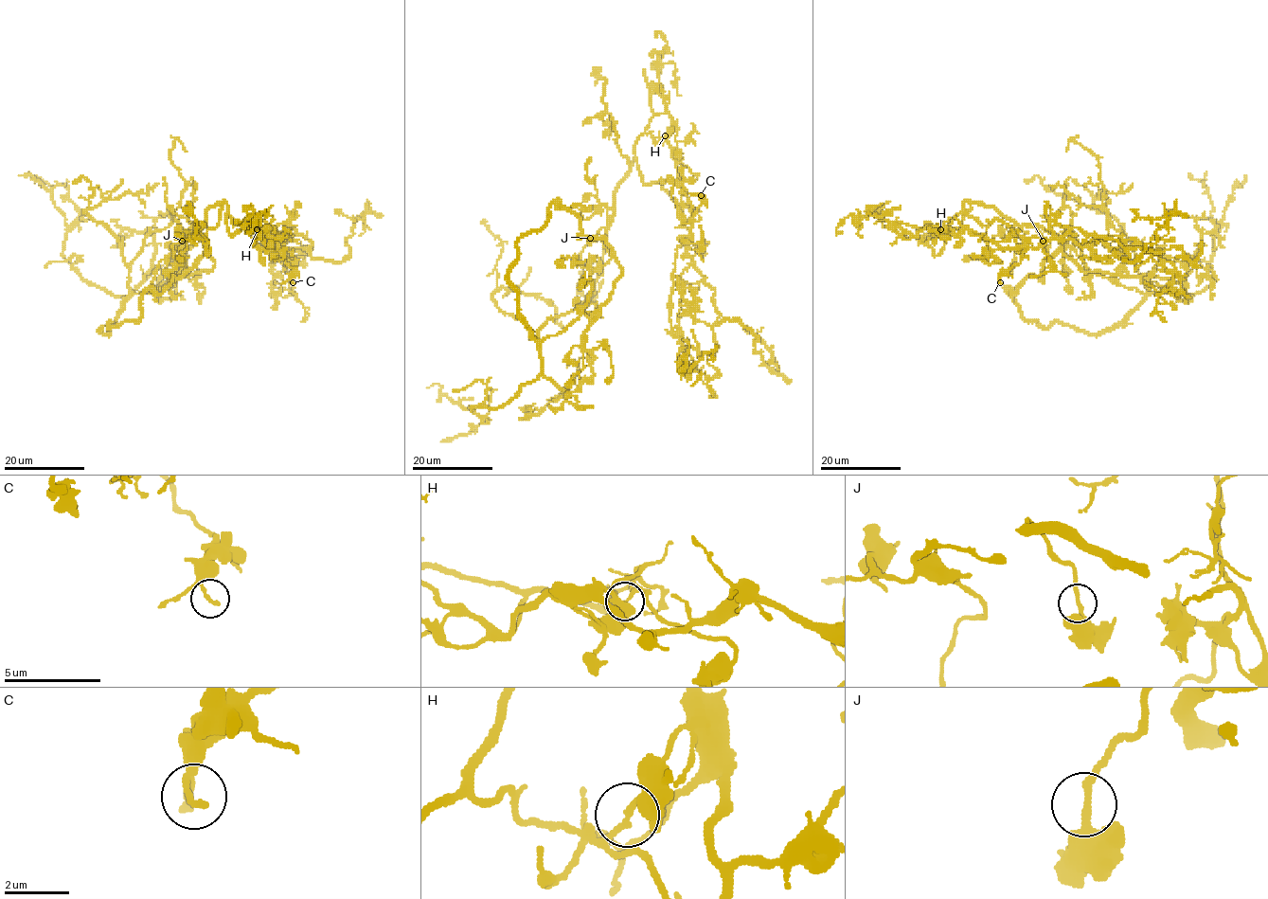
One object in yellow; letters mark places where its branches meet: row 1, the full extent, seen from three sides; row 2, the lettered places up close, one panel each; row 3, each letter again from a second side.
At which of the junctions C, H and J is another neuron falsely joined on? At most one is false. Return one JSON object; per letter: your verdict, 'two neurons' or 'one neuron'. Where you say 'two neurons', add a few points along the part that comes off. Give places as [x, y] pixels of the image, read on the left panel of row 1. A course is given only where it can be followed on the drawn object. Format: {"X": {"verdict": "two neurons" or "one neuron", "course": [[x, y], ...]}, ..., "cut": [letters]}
{"C": {"verdict": "one neuron"}, "H": {"verdict": "two neurons", "course": [[257, 230], [283, 248], [293, 228], [312, 257], [344, 260], [370, 212], [335, 208]]}, "J": {"verdict": "one neuron"}, "cut": ["H"]}

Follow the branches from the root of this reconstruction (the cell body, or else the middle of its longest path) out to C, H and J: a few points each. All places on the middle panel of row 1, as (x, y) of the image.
C: (618, 184), (635, 159), (642, 182), (660, 184), (675, 202), (685, 224), (695, 214), (701, 195)
H: (618, 184), (635, 158), (634, 149), (637, 137), (642, 134), (660, 138), (665, 135)
J: (618, 184), (612, 223), (590, 238)

